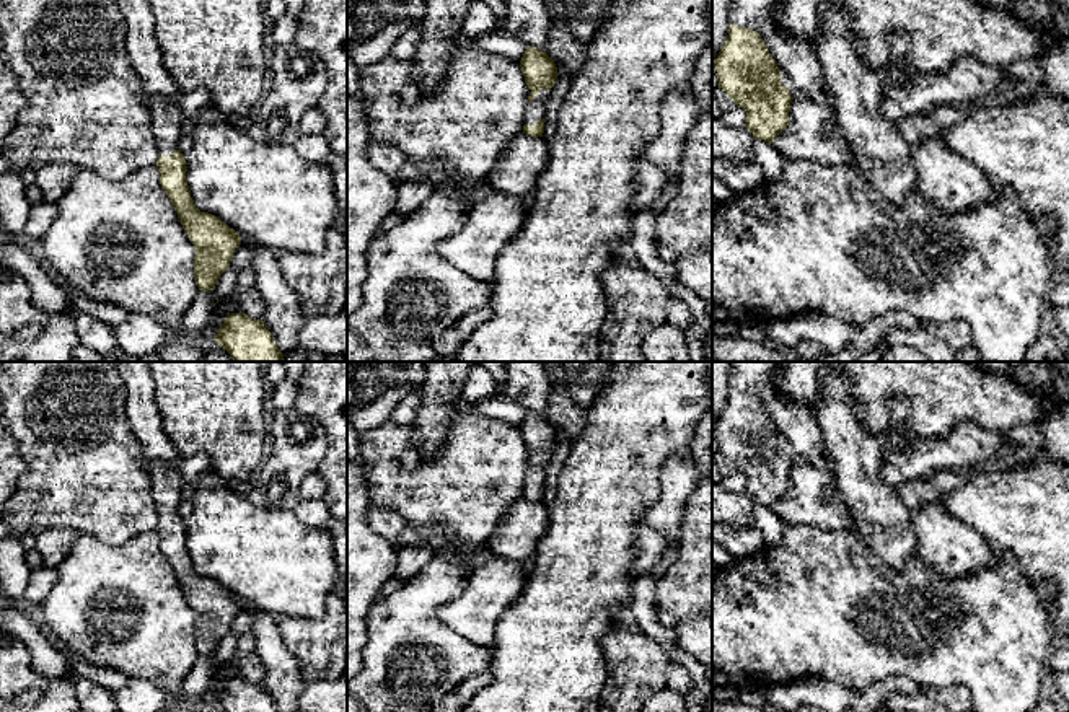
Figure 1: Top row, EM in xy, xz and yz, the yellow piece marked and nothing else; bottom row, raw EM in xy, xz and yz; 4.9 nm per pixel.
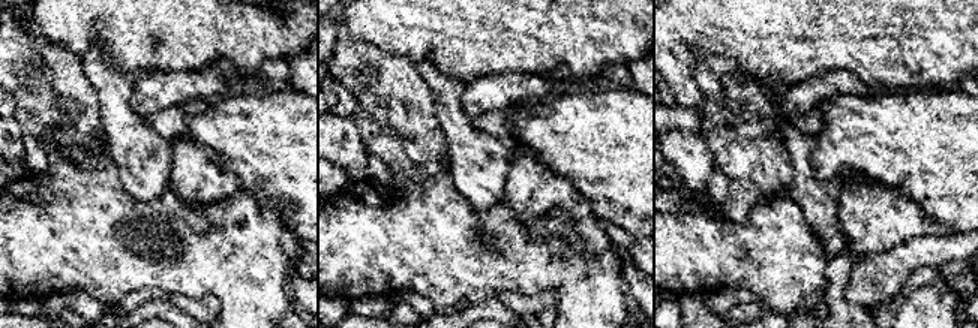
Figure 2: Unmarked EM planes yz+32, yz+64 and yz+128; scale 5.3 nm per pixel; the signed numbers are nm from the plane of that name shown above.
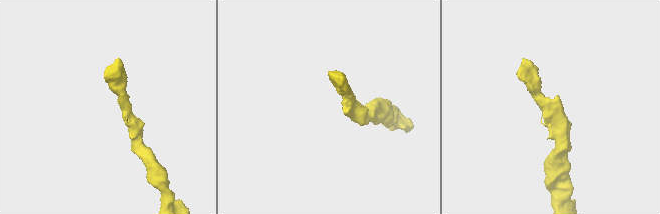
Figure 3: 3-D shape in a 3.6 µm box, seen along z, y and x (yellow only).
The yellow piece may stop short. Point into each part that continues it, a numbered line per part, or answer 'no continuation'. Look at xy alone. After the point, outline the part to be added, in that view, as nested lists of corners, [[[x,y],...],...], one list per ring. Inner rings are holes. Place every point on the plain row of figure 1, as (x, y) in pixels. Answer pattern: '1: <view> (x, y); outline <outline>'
1: xy (167, 483); outline [[[160,463],[152,471],[152,497],[160,515],[160,520],[169,521],[174,515],[179,515],[181,495],[181,476],[174,468]]]

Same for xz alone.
1: xz (536, 474); outline [[[541,453],[534,461],[533,468],[526,468],[525,472],[525,489],[534,490],[539,484],[546,482],[546,464],[549,461],[549,455]]]

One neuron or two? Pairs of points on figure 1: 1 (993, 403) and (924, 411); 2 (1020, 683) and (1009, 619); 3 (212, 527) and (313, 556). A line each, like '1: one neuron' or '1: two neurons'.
1: one neuron
2: one neuron
3: one neuron

